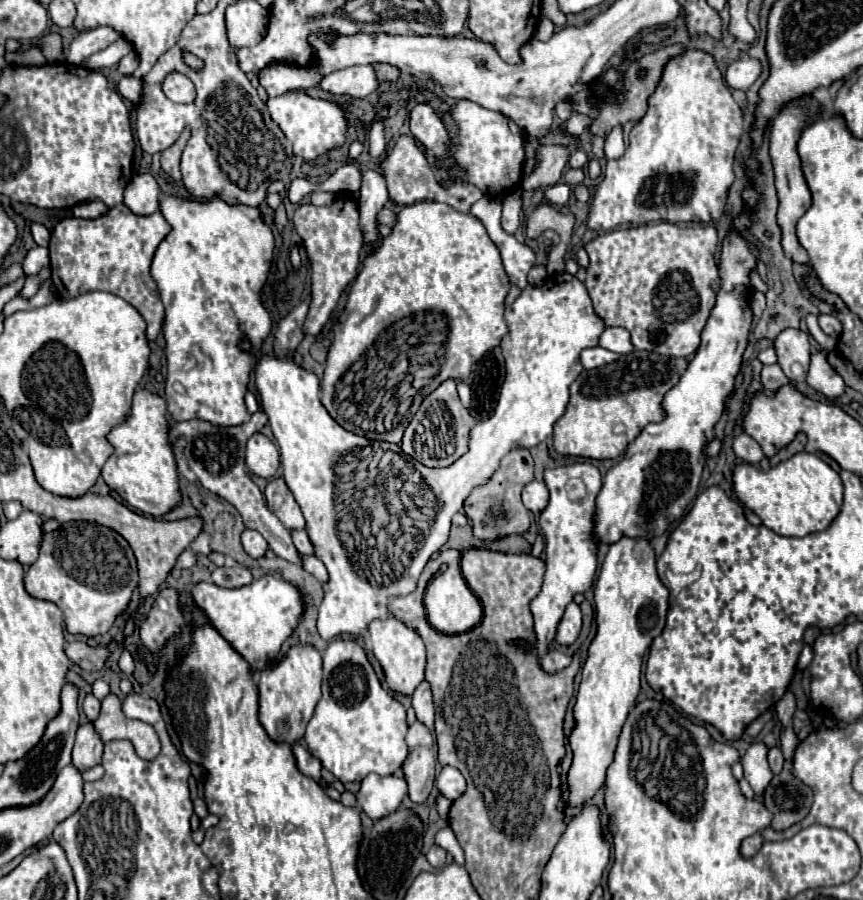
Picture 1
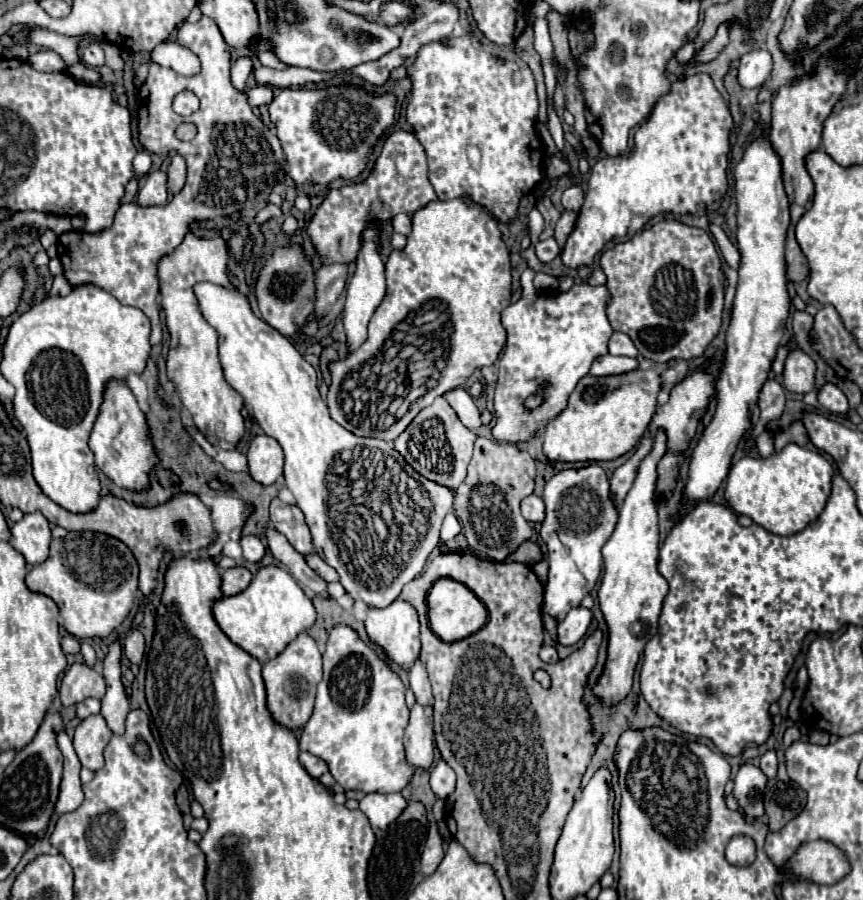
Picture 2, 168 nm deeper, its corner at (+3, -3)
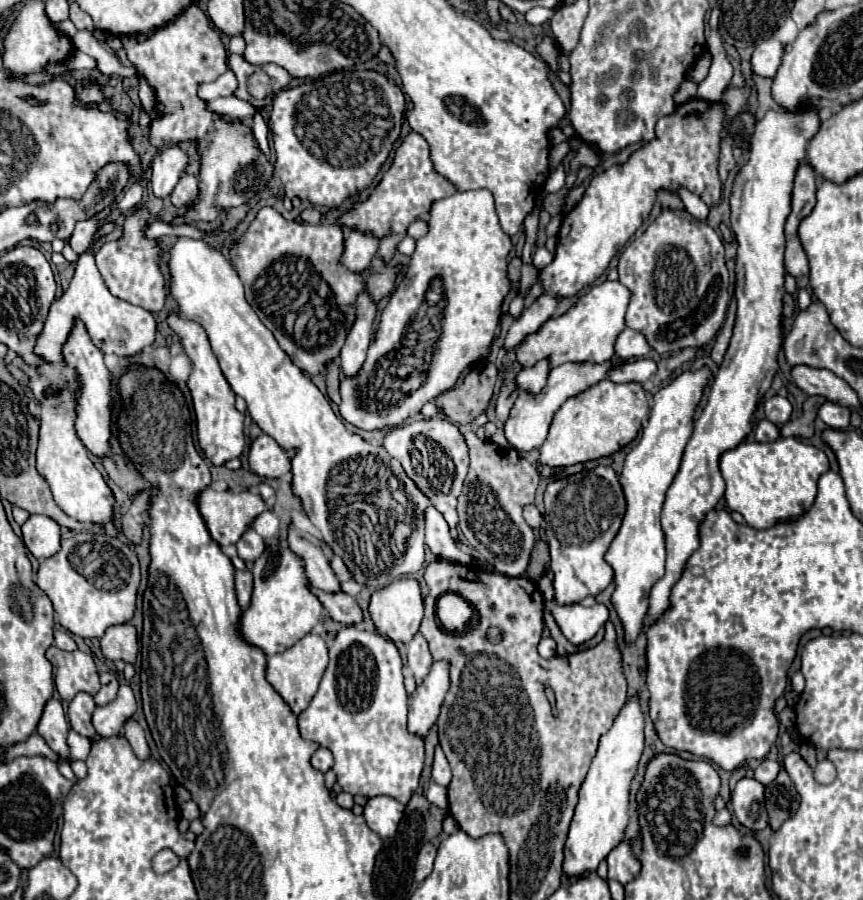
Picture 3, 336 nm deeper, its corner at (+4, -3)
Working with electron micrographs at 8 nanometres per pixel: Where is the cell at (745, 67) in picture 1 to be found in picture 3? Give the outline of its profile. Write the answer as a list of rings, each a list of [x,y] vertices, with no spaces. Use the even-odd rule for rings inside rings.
[[[770,38],[770,40],[760,42],[750,60],[754,74],[772,78],[782,62],[782,54],[784,54],[784,44],[780,40]]]

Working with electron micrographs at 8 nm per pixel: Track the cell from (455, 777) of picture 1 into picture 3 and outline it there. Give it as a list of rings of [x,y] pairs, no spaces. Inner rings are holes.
[[[436,746],[436,754],[434,754],[434,766],[432,766],[432,780],[440,786],[448,786],[450,784],[450,764],[442,752],[440,746]]]

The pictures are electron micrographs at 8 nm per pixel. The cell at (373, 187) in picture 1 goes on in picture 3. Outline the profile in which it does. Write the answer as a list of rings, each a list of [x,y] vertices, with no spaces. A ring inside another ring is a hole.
[[[362,294],[358,298],[356,322],[354,322],[354,326],[348,334],[348,340],[342,348],[342,354],[340,354],[340,368],[346,378],[354,378],[366,360],[374,316],[376,316],[376,304],[370,300],[368,294]]]

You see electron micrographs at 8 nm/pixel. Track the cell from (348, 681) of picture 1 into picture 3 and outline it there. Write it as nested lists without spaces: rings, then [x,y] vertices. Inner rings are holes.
[[[346,626],[338,632],[330,646],[330,664],[322,676],[320,688],[306,710],[298,714],[298,726],[304,740],[312,740],[334,754],[332,770],[338,776],[338,784],[344,792],[364,798],[390,796],[400,804],[406,804],[418,788],[420,772],[424,766],[424,738],[414,736],[406,728],[408,694],[404,690],[402,658],[396,644],[378,632],[358,630]]]

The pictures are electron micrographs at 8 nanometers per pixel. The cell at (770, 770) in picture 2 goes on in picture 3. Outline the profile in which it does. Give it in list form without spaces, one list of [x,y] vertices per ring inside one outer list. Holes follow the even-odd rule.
[[[762,760],[756,770],[754,770],[754,778],[760,782],[760,784],[770,784],[776,776],[778,776],[778,770],[780,770],[780,764],[774,762],[774,760]]]

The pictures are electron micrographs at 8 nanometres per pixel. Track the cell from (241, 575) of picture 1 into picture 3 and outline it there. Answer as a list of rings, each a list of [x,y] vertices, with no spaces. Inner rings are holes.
[[[248,570],[236,572],[236,594],[238,594],[238,604],[242,610],[250,606],[250,596],[252,596],[252,574]]]

